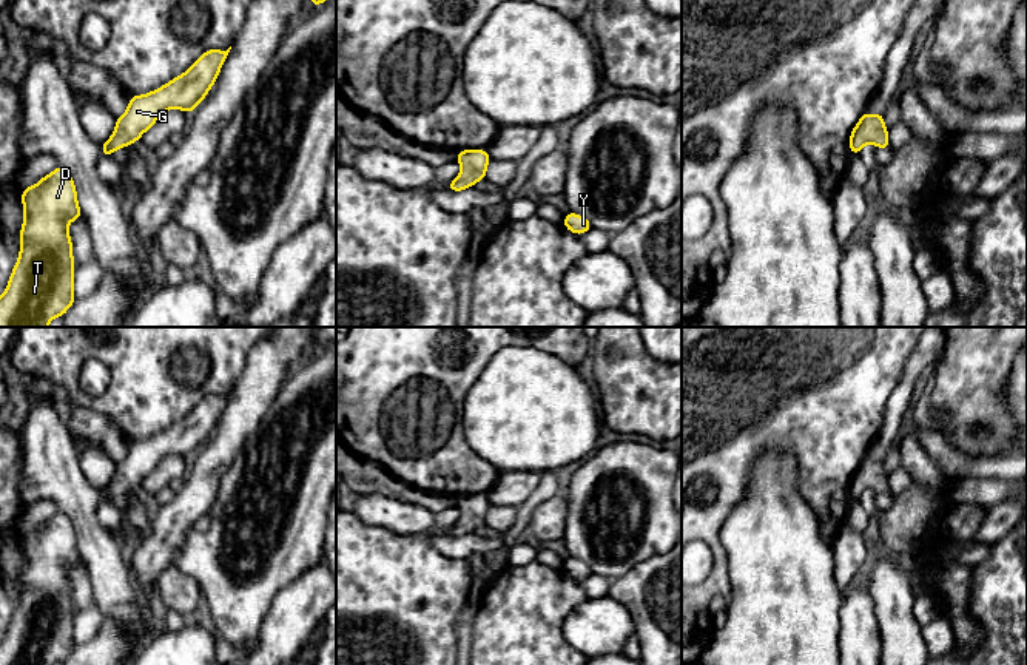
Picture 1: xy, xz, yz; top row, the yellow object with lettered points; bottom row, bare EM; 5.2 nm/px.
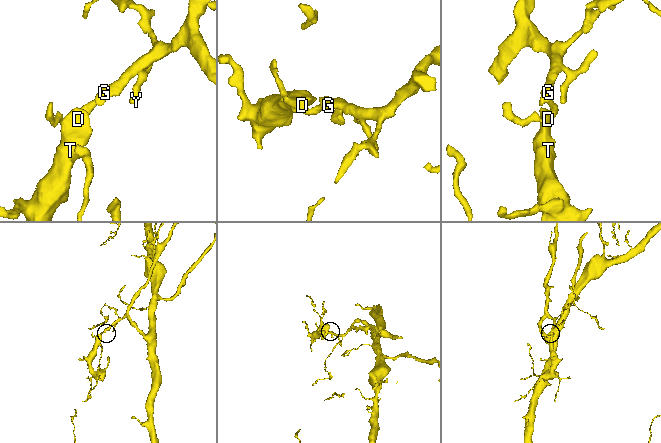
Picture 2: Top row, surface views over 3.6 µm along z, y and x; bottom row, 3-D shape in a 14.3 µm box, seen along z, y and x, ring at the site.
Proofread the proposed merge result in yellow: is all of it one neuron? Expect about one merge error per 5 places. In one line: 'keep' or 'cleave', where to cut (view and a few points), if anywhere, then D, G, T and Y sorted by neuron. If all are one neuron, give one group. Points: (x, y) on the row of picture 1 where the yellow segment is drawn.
keep; cut none; groups D G T Y

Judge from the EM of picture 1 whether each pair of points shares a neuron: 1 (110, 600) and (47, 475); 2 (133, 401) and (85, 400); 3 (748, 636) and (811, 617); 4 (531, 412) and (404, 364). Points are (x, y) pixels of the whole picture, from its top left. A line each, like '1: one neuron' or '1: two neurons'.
1: one neuron
2: one neuron
3: one neuron
4: two neurons

